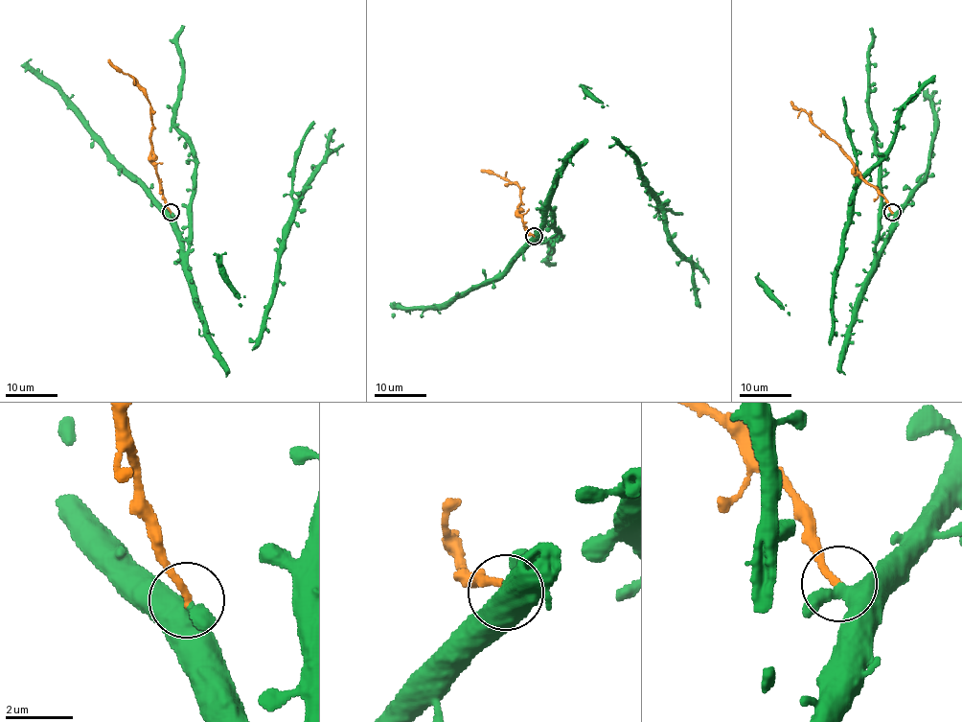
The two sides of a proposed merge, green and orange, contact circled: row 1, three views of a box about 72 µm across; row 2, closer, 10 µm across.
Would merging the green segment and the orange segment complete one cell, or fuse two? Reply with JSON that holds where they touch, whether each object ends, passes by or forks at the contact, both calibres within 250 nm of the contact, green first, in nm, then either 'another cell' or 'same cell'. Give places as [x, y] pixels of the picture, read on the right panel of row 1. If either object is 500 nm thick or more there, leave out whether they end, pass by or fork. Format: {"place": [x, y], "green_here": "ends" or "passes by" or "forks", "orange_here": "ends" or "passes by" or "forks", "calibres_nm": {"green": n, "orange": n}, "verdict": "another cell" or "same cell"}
{"place": [892, 212], "green_here": "passes by", "orange_here": "ends", "calibres_nm": {"green": 400, "orange": 220}, "verdict": "another cell"}

